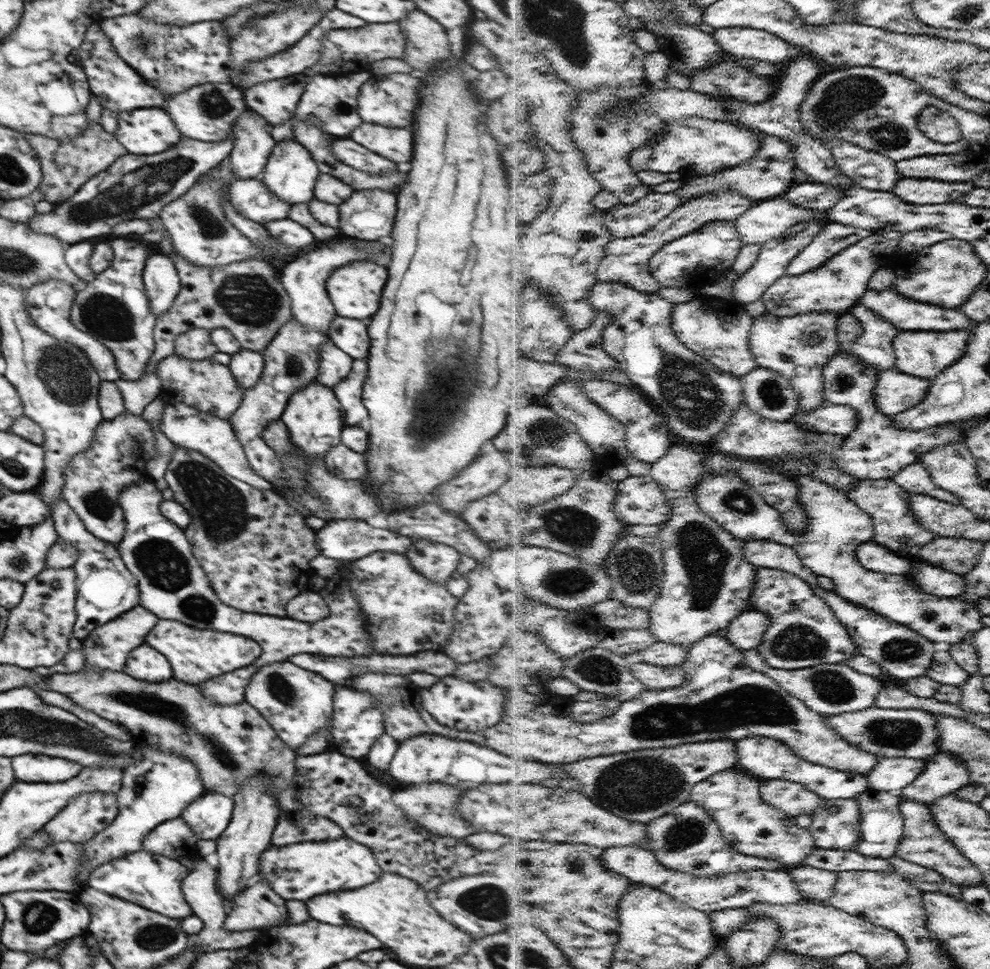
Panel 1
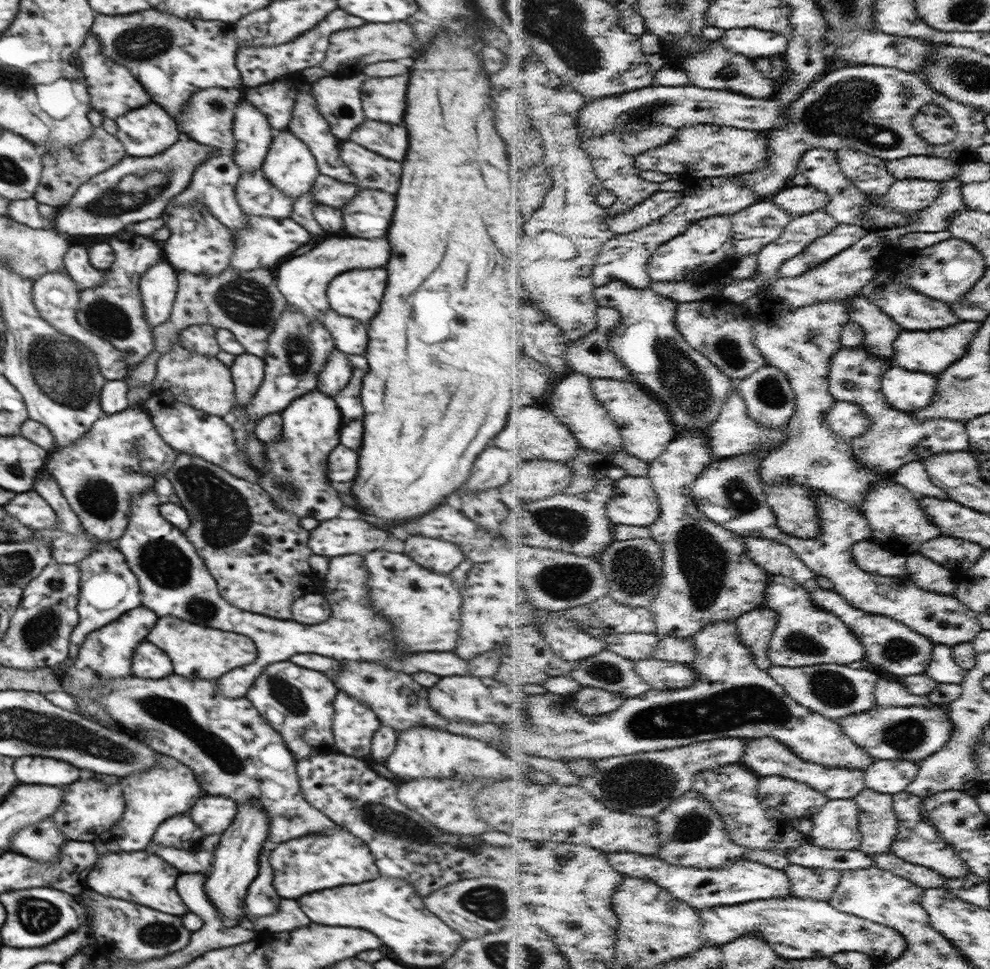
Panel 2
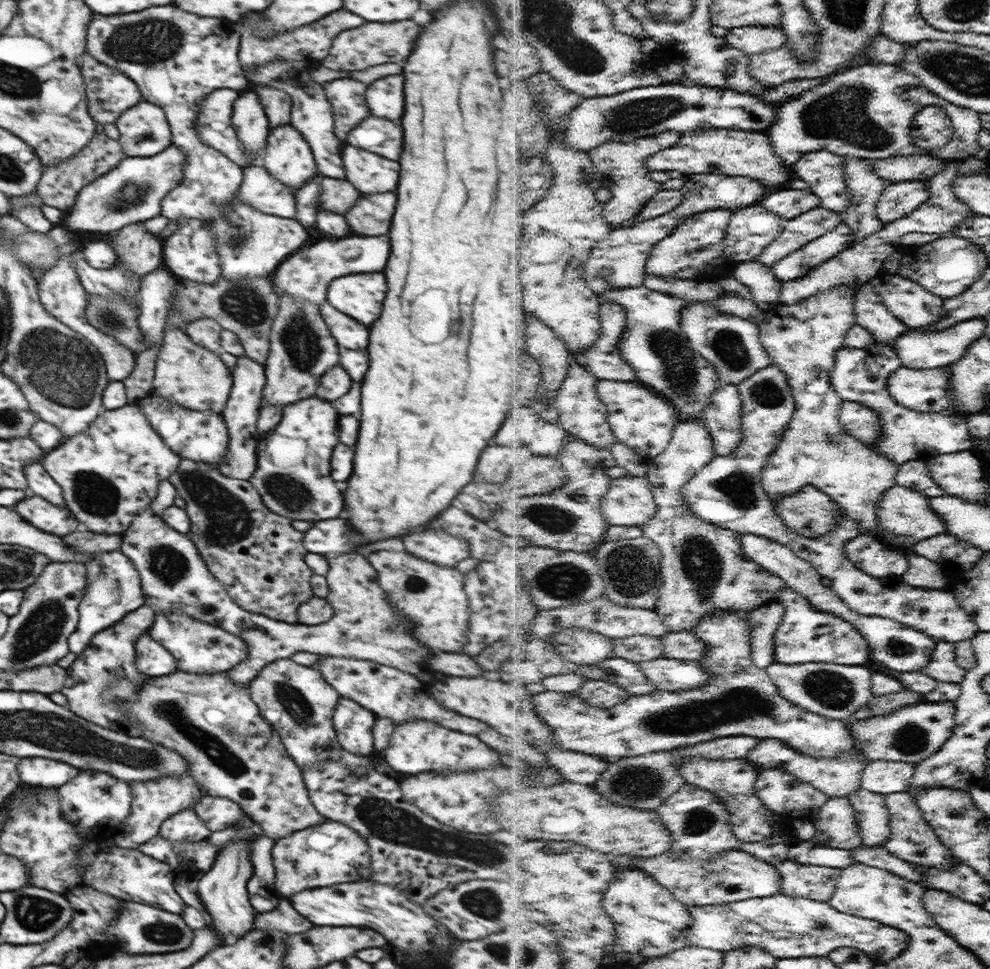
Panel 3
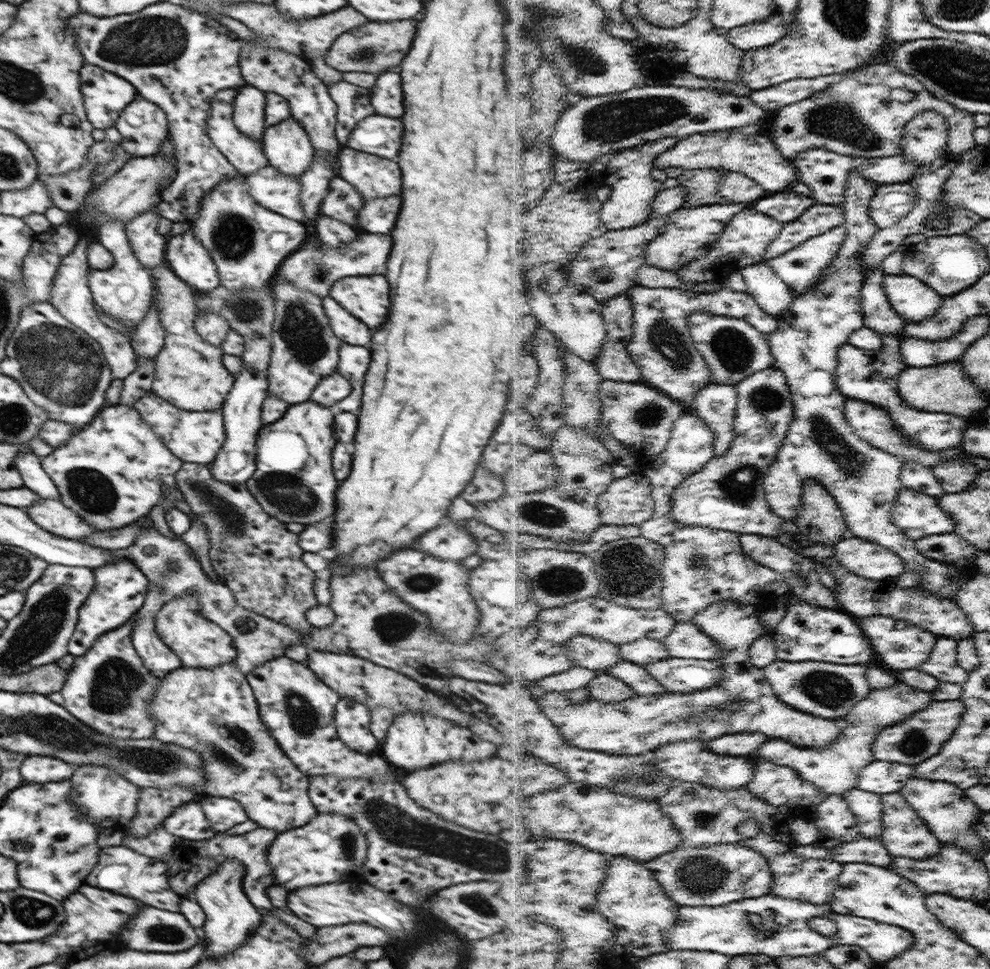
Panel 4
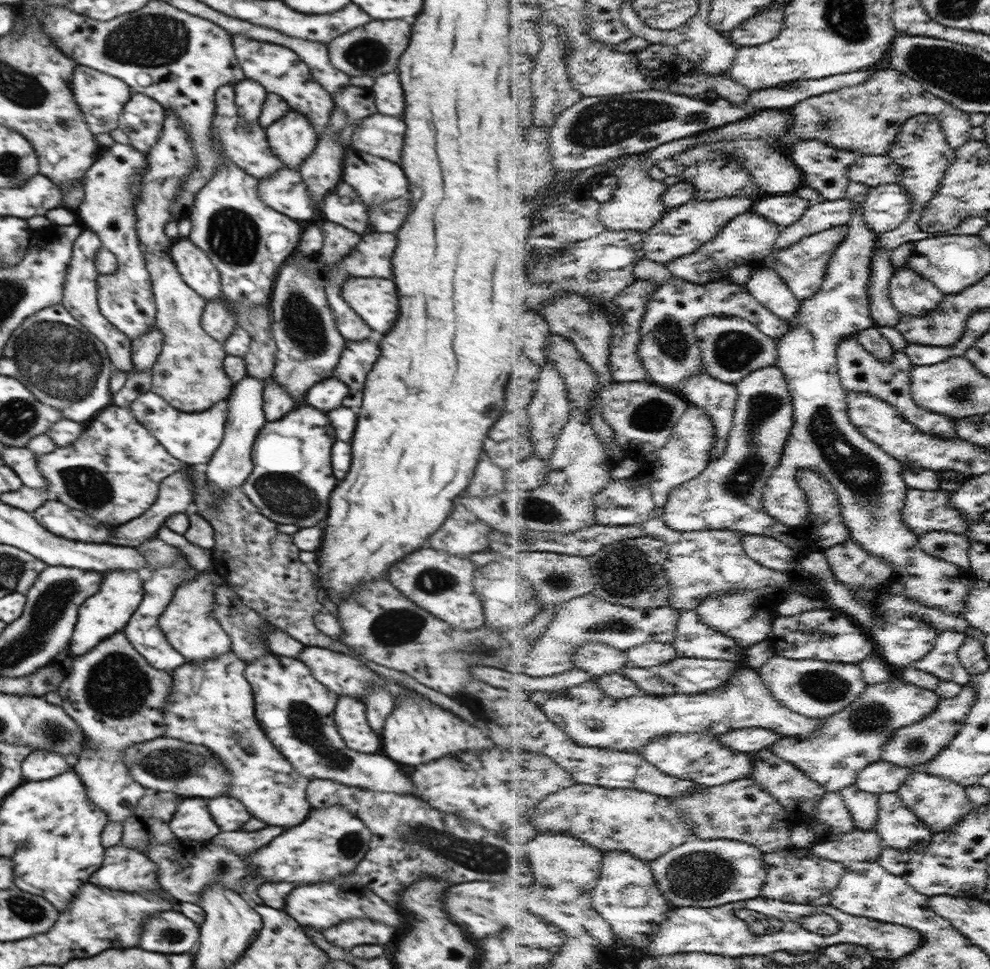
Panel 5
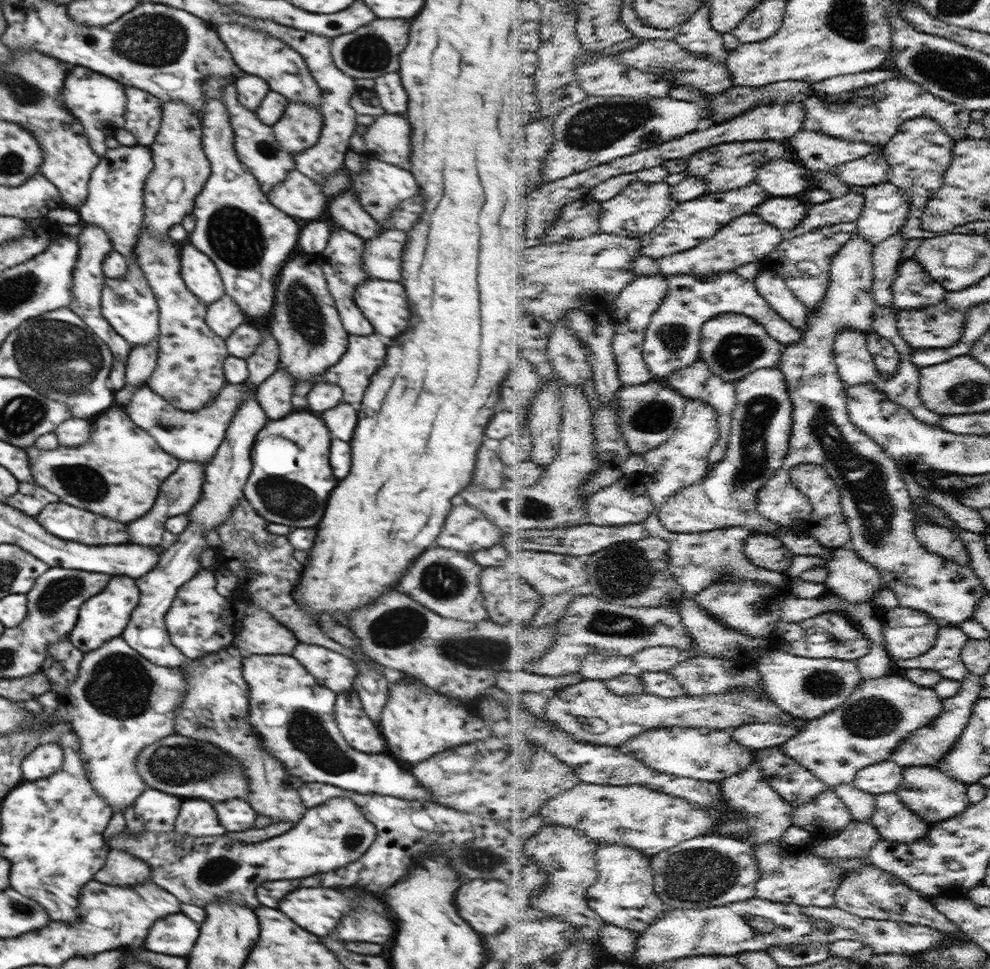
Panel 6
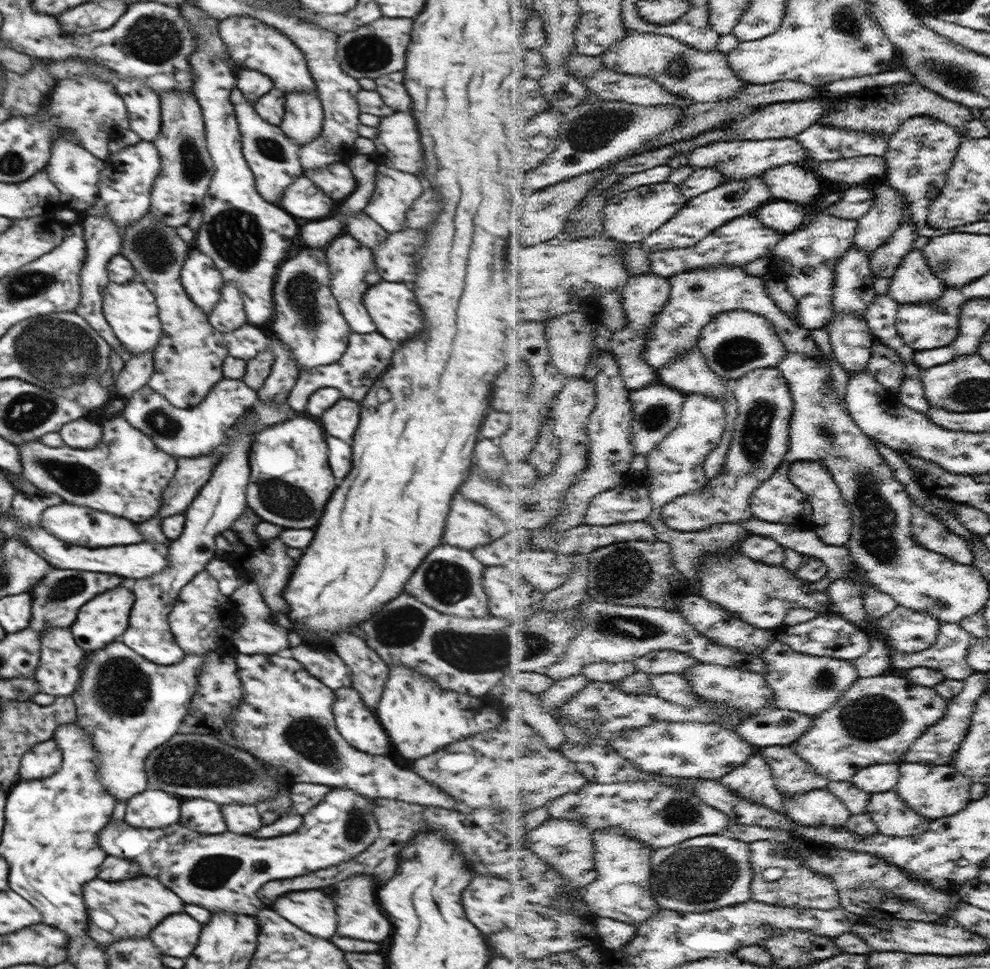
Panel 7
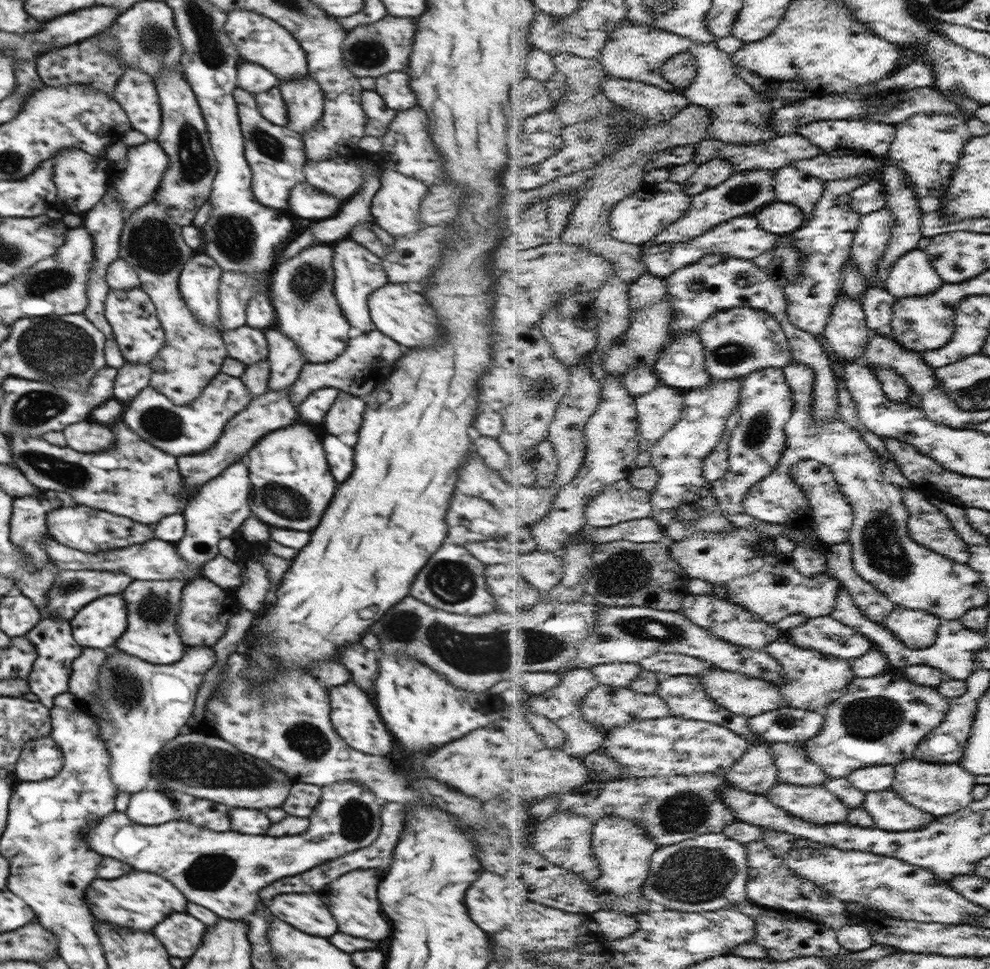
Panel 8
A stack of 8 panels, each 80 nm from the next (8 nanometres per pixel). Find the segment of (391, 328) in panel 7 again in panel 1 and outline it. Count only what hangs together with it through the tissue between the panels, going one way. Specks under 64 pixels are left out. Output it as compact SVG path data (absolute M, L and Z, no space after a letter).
M354 262L354 264L340 266L340 270L334 270L330 278L326 280L326 288L328 288L328 296L332 300L332 305L336 306L337 316L363 321L374 316L380 306L382 288L388 278L386 270L387 268L378 266L374 262Z

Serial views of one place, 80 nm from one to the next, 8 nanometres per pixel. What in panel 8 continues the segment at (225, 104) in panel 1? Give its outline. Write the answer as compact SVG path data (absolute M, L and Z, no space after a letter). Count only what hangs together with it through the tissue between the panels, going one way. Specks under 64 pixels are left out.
M236 87L233 97L237 104L237 114L241 133L244 137L244 154L252 171L251 186L255 197L264 205L288 212L291 188L305 180L303 166L307 162L303 138L288 126L277 126L262 117L255 95Z

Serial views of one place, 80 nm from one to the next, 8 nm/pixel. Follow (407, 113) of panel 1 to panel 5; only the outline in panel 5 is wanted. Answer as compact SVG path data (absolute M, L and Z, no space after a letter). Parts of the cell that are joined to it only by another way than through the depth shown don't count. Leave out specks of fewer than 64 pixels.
M396 72L382 74L375 78L372 89L379 114L404 118L405 98L400 84L400 78L398 78Z

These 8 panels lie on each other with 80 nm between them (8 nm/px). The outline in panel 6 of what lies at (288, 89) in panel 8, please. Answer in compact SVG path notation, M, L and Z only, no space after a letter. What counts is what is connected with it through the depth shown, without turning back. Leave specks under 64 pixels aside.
M288 101L284 115L272 126L272 130L282 150L287 150L294 157L318 142L322 126L321 110Z

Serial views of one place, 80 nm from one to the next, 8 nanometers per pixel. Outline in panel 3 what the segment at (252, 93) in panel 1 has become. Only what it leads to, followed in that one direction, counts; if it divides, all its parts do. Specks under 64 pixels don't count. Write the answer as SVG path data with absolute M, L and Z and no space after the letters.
M253 86L253 91L258 95L271 130L290 123L292 97L287 92L261 86Z

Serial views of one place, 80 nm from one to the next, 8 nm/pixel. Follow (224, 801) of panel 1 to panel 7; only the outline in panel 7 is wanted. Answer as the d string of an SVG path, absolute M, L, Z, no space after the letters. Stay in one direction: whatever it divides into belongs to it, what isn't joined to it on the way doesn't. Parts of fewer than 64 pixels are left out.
M234 803L221 805L221 811L228 831L250 834L263 827L258 806Z

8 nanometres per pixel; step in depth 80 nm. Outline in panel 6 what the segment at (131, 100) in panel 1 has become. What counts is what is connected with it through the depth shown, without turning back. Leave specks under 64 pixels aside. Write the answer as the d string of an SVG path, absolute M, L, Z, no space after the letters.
M75 66L65 78L61 99L65 102L68 112L78 118L85 135L89 138L90 146L101 157L107 149L104 143L106 136L113 135L118 129L124 129L127 96L123 84L86 67Z

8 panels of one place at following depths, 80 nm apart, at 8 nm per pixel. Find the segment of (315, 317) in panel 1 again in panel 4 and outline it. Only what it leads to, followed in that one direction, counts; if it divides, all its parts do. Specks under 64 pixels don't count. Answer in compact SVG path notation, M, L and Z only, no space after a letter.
M360 232L362 236L352 244L343 244L340 248L326 248L324 245L318 245L318 248L304 250L301 248L292 253L277 270L277 276L285 278L295 288L307 290L315 296L326 297L333 285L333 282L349 276L370 276L372 274L384 275L386 264L389 260L389 254L393 245L391 235L370 234Z

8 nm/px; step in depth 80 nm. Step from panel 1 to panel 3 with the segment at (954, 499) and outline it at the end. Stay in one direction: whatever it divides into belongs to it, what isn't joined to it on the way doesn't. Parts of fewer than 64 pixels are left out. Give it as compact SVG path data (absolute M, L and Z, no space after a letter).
M916 460L903 464L901 473L898 474L898 485L918 490L918 492L926 494L930 498L942 497L948 494L934 480L926 461Z

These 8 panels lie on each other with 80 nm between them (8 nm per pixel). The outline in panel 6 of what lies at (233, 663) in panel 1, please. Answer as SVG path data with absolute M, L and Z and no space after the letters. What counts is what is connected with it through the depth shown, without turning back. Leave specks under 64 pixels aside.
M200 569L186 584L178 589L171 607L166 613L166 630L170 642L187 656L188 660L199 659L206 654L218 652L232 644L234 633L222 619L221 614L227 598L216 590L217 578L211 569Z

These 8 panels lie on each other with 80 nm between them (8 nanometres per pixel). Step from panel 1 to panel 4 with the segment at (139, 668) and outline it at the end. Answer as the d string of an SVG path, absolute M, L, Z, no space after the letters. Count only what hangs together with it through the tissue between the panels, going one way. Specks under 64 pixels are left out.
M159 584L148 586L144 605L137 612L140 620L134 625L132 644L143 665L154 675L162 676L182 667L180 658L162 642L155 631L155 614L166 604Z

